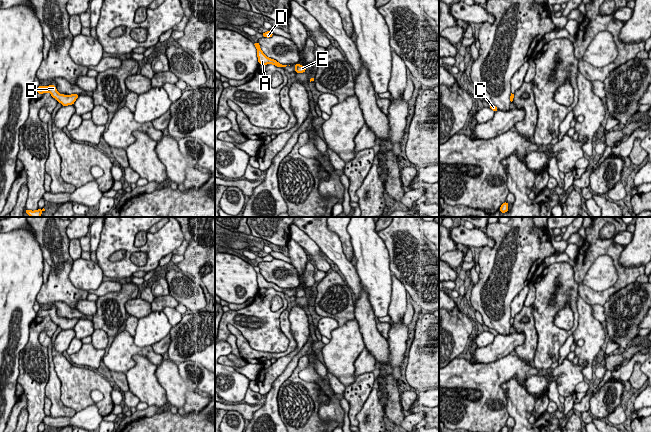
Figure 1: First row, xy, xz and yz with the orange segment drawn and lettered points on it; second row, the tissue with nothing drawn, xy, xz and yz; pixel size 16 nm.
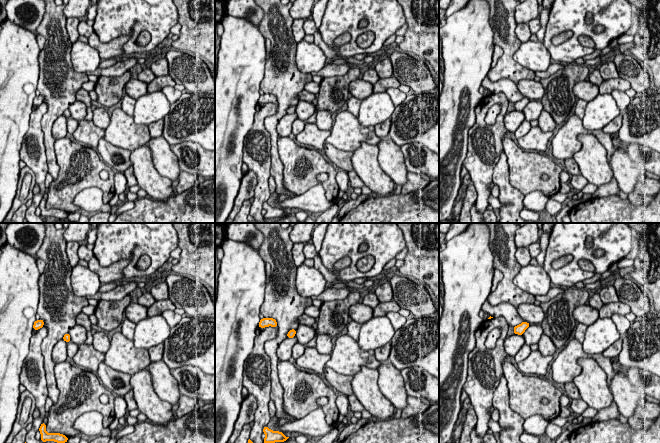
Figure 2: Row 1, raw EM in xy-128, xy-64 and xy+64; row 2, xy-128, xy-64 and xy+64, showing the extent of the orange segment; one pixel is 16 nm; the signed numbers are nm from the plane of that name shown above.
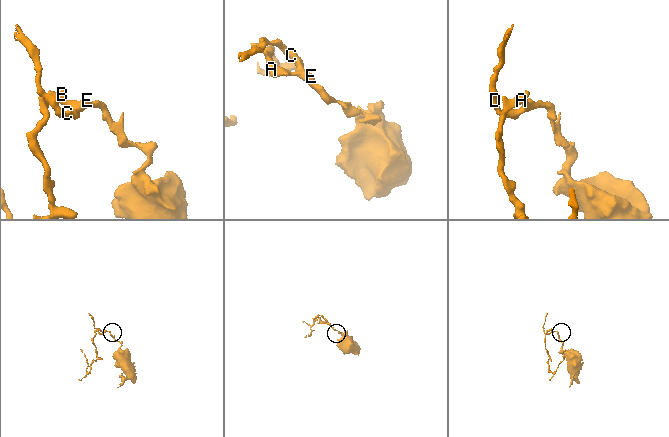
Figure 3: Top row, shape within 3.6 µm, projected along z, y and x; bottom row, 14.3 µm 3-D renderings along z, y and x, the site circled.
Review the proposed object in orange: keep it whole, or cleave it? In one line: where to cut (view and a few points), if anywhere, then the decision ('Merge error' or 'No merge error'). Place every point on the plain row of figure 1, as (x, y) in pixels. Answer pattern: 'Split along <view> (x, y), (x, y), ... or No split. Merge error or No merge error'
No split. No merge error

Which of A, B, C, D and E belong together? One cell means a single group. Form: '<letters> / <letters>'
A B C D E

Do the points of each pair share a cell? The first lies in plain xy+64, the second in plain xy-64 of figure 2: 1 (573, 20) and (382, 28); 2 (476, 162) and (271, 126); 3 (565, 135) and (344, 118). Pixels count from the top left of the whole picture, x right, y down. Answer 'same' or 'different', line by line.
1: same
2: different
3: same

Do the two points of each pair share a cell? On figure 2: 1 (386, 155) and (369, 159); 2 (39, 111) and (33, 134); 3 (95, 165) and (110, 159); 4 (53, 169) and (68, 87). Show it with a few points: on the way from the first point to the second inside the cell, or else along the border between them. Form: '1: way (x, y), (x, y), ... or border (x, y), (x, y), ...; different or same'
1: border (376, 145), (378, 149), (378, 164), (390, 177); different
2: way (35, 117), (35, 128); same
3: border (96, 150), (99, 156), (115, 170); different
4: way (49, 149), (48, 119), (56, 107); same

